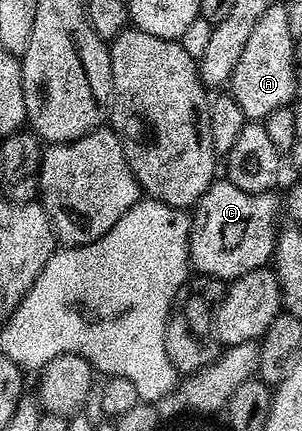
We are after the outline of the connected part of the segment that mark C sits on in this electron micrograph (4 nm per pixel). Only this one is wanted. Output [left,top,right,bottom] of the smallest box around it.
[190,179,280,283]

